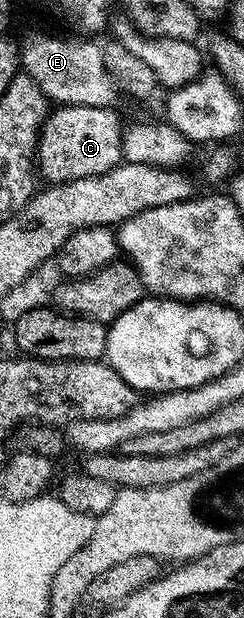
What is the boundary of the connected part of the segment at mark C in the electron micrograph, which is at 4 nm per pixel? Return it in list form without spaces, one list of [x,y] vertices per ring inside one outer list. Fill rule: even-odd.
[[[68,104],[58,106],[47,115],[46,121],[38,133],[38,147],[36,149],[36,172],[39,177],[46,179],[47,185],[63,184],[76,178],[99,176],[116,165],[123,163],[122,159],[122,134],[124,123],[114,113],[113,107],[97,108],[83,104]]]

